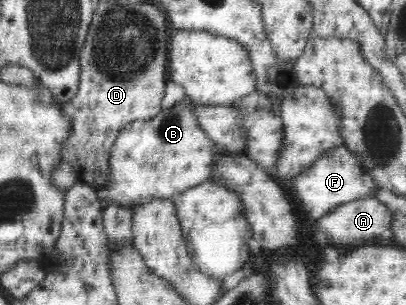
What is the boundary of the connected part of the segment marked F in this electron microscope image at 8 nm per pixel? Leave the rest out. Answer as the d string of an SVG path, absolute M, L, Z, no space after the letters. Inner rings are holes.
M345 145L335 146L325 152L307 170L295 176L291 184L297 193L295 198L299 198L299 206L301 210L305 210L309 220L317 220L337 206L372 197L379 190L370 172L361 165L361 159Z

